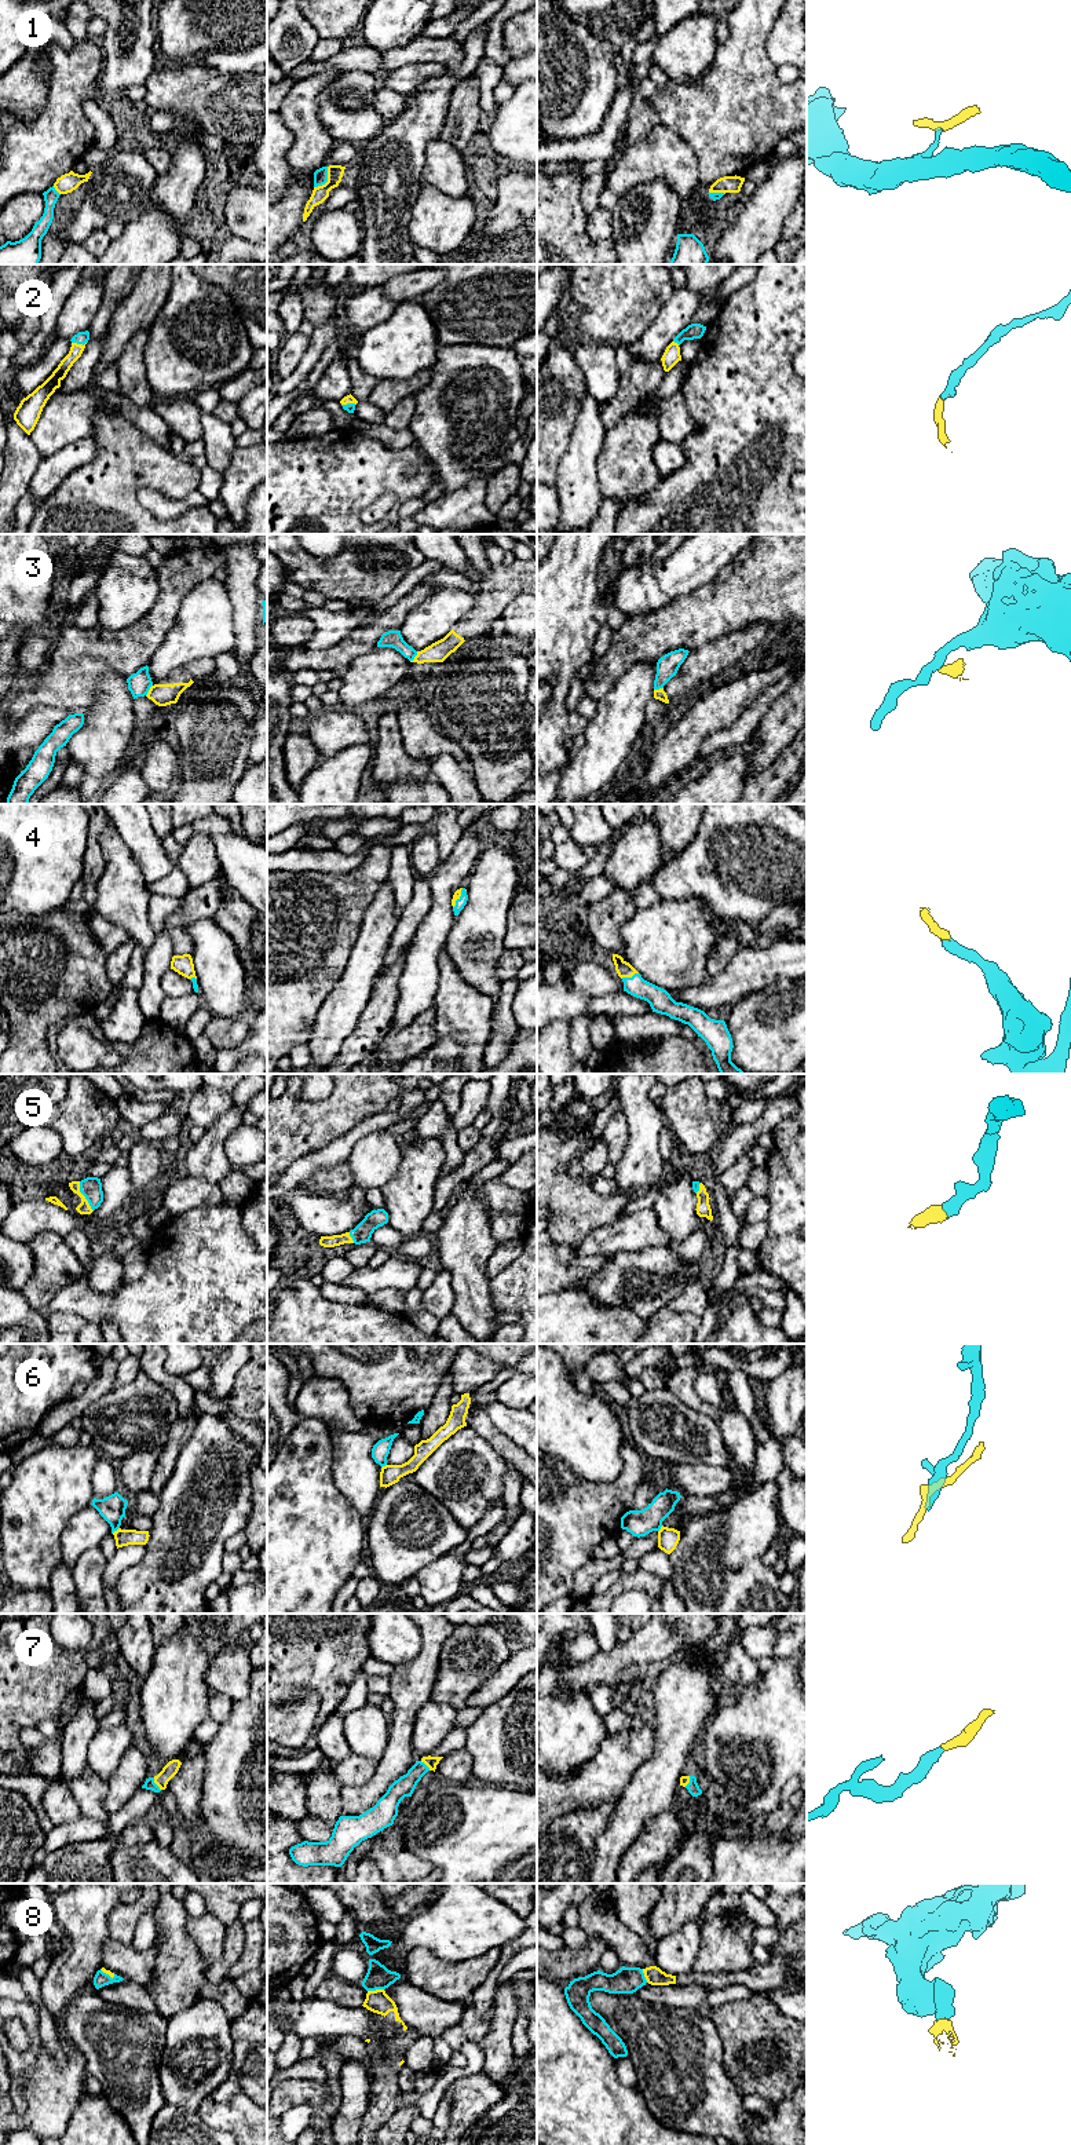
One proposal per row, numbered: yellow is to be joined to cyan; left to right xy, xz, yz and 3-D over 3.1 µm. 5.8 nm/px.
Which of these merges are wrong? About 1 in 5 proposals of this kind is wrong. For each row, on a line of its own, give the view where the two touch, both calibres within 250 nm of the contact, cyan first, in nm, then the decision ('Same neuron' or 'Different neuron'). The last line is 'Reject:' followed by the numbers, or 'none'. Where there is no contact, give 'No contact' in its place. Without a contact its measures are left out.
1: Touches cyan in xz. Thickness 80 nm (cyan) against 100 nm. Different neuron
2: Touches cyan in xy. Thickness 80 nm (cyan) against 80 nm. Same neuron
3: Touches cyan in xz. Thickness 100 nm (cyan) against 120 nm. Different neuron
4: Touches cyan in yz. Thickness 140 nm (cyan) against 90 nm. Same neuron
5: Touches cyan in xy. Thickness 130 nm (cyan) against 70 nm. Same neuron
6: Touches cyan in xy. Thickness 150 nm (cyan) against 100 nm. Different neuron
7: Touches cyan in xy. Thickness 60 nm (cyan) against 80 nm. Same neuron
8: Touches cyan in xz. Thickness 140 nm (cyan) against 130 nm. Same neuron
Reject: 1, 3, 6

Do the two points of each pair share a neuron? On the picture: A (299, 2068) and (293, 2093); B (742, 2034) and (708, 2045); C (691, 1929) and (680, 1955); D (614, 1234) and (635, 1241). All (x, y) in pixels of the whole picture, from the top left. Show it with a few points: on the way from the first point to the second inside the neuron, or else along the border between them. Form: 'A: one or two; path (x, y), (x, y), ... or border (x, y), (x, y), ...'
A: two; border (318, 2080), (287, 2079), (281, 2085)
B: two; border (709, 2017), (719, 2034), (722, 2065), (726, 2072)
C: one; path (690, 1936), (683, 1948)
D: one; path (620, 1235), (629, 1235)

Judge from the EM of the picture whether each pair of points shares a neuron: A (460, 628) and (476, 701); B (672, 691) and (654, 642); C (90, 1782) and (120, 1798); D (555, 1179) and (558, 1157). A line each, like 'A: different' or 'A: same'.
A: different
B: different
C: different
D: same

